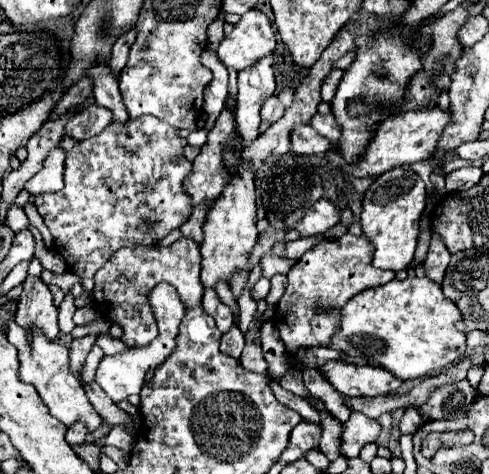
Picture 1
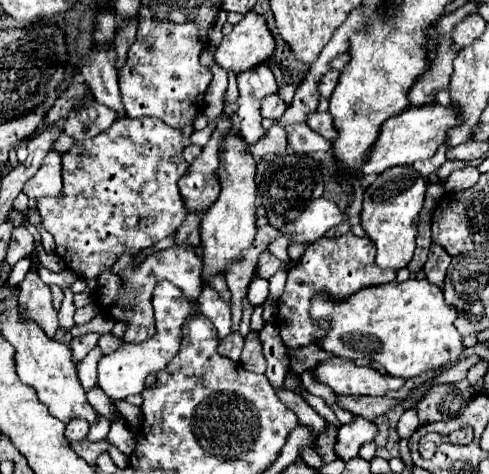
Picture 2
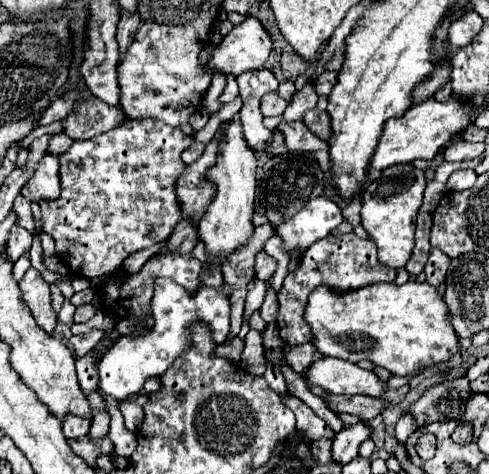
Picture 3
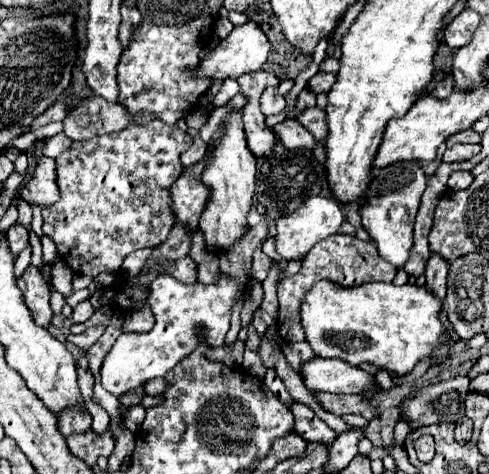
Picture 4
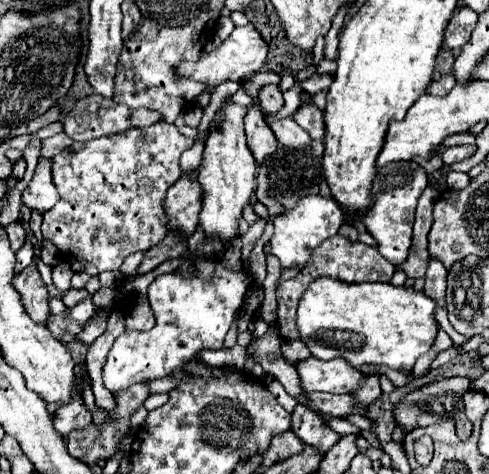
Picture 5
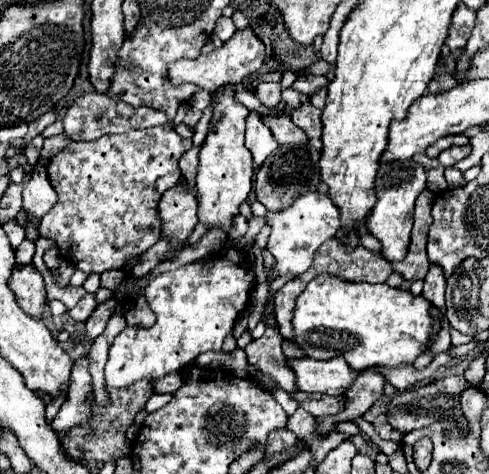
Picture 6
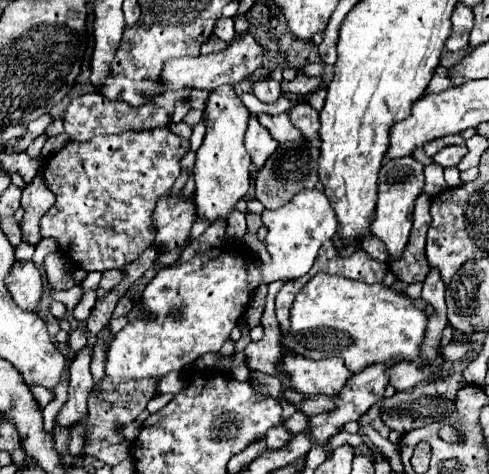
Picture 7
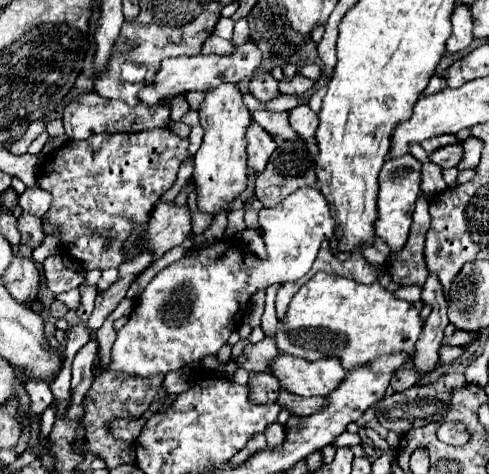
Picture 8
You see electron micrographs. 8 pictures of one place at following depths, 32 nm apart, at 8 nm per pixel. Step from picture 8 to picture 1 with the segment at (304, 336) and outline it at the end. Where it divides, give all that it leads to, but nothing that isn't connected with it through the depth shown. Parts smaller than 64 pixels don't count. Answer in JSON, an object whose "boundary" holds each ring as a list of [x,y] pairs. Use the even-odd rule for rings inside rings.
{"boundary":[[[422,276],[422,278],[406,278],[364,290],[356,294],[344,308],[342,308],[342,324],[338,336],[332,338],[330,348],[342,350],[350,356],[362,356],[366,360],[374,360],[376,364],[388,368],[396,378],[400,380],[420,380],[432,374],[438,374],[446,370],[456,360],[464,358],[466,354],[466,334],[460,332],[454,322],[460,322],[462,314],[452,304],[452,300],[446,300],[442,288],[438,282]]]}

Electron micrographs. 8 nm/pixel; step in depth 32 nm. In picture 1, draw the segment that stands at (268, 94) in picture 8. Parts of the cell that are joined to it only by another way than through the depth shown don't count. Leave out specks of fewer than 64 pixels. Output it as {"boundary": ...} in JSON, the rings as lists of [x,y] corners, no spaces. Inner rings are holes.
{"boundary":[[[270,96],[270,98],[264,102],[264,106],[262,106],[262,120],[268,122],[268,124],[274,124],[274,122],[278,122],[282,116],[284,116],[284,108],[282,108],[280,100],[278,100],[276,96]]]}

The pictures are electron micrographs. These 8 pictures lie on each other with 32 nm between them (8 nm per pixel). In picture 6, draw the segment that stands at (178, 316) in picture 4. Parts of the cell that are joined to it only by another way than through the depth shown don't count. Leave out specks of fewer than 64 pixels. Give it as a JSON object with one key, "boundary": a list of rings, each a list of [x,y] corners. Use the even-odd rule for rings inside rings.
{"boundary":[[[210,256],[204,260],[196,260],[192,264],[182,266],[180,270],[174,272],[164,272],[158,274],[146,288],[146,300],[156,314],[156,324],[148,330],[144,328],[124,328],[116,340],[110,346],[108,362],[104,368],[106,376],[106,386],[108,388],[126,388],[138,380],[158,380],[170,372],[176,372],[196,360],[200,352],[206,350],[222,350],[222,342],[226,334],[232,330],[234,322],[246,308],[246,302],[250,298],[250,292],[256,284],[254,270],[244,264],[234,266],[222,256]]]}

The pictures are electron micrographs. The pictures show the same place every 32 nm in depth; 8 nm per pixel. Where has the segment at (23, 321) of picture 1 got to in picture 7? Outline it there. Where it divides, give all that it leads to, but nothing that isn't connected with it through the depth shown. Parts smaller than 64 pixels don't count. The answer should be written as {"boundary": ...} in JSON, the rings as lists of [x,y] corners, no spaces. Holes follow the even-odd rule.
{"boundary":[[[14,262],[12,272],[8,274],[8,290],[12,292],[16,304],[26,312],[40,312],[40,302],[44,294],[42,274],[32,262]]]}

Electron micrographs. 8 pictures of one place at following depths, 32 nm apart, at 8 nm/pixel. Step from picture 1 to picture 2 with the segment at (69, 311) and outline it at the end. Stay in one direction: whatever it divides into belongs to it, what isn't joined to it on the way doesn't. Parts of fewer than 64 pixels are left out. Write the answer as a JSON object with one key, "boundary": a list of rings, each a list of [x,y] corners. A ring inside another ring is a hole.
{"boundary":[[[70,287],[63,288],[62,290],[64,292],[64,300],[58,310],[58,321],[61,328],[70,330],[75,325],[73,320],[76,311],[73,303],[74,293]]]}

